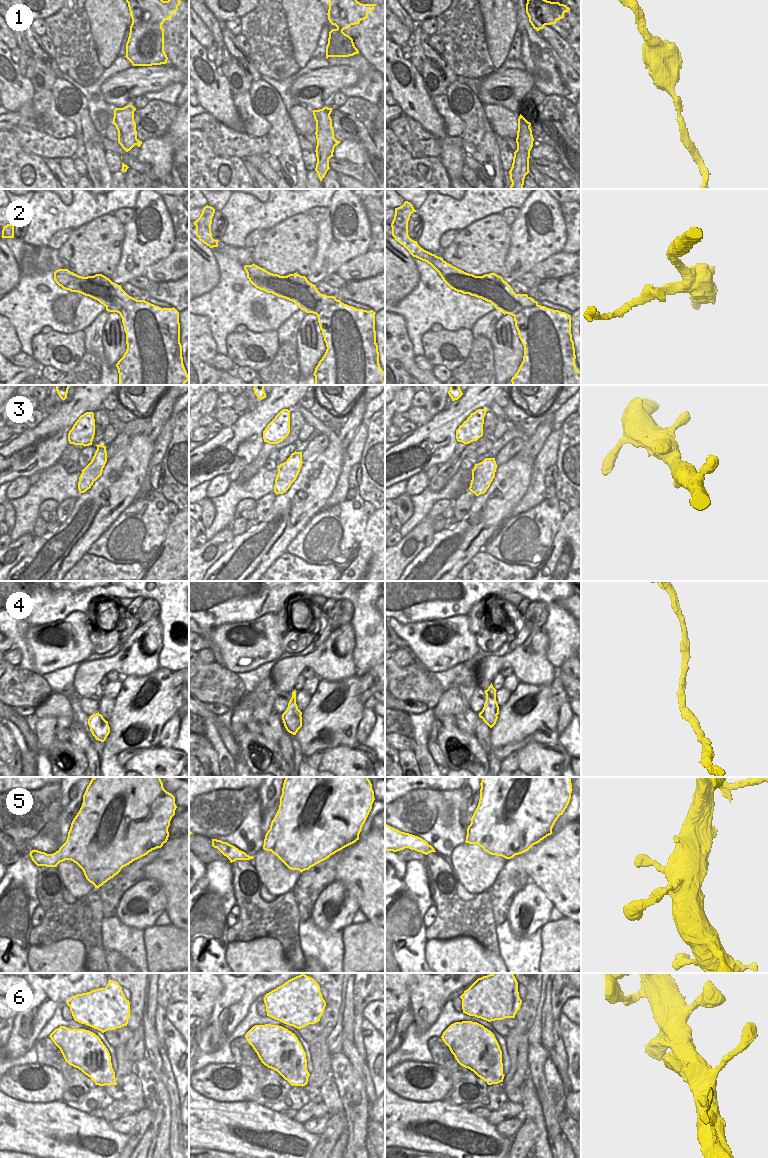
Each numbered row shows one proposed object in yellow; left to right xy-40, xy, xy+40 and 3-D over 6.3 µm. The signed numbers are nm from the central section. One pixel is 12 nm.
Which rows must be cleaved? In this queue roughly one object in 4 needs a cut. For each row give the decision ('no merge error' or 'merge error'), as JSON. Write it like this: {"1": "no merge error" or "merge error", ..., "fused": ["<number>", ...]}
{"1": "no merge error", "2": "merge error", "3": "no merge error", "4": "merge error", "5": "no merge error", "6": "no merge error", "fused": ["2", "4"]}

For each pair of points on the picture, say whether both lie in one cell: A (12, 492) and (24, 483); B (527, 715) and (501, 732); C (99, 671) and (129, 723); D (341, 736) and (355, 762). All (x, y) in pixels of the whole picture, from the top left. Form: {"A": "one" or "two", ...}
{"A": "one", "B": "one", "C": "two", "D": "two"}

